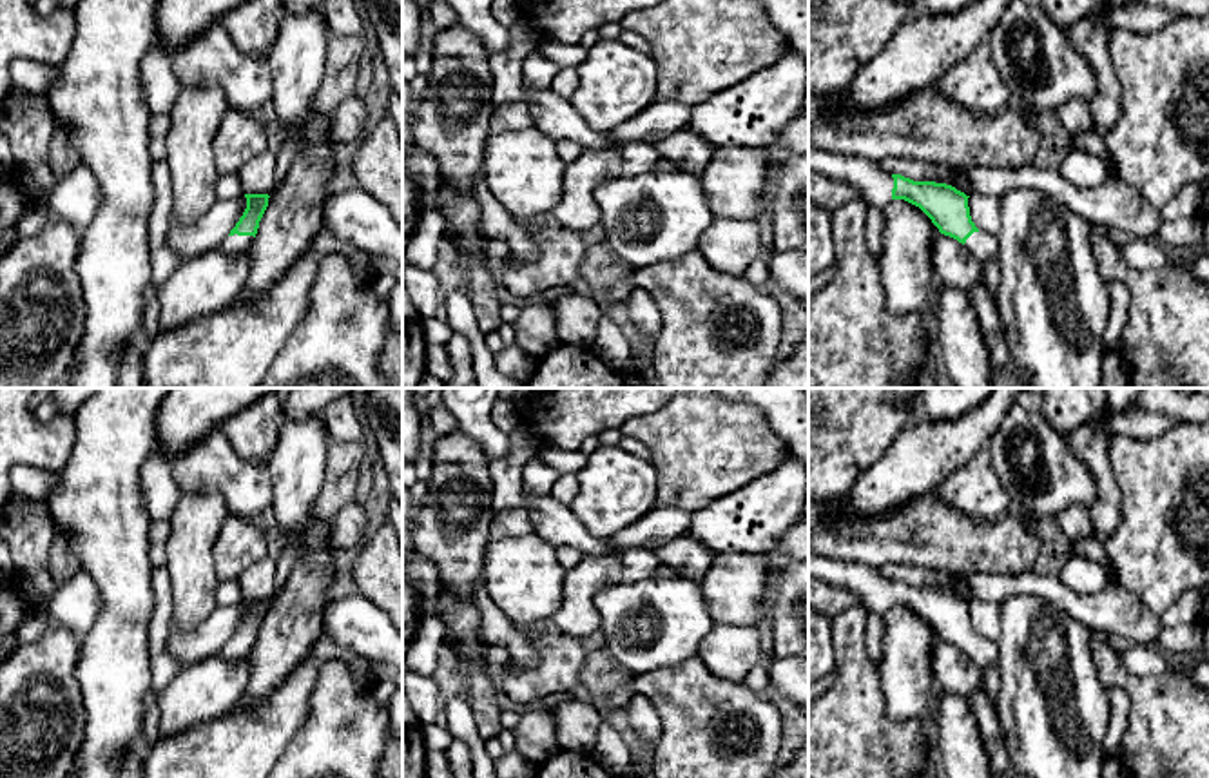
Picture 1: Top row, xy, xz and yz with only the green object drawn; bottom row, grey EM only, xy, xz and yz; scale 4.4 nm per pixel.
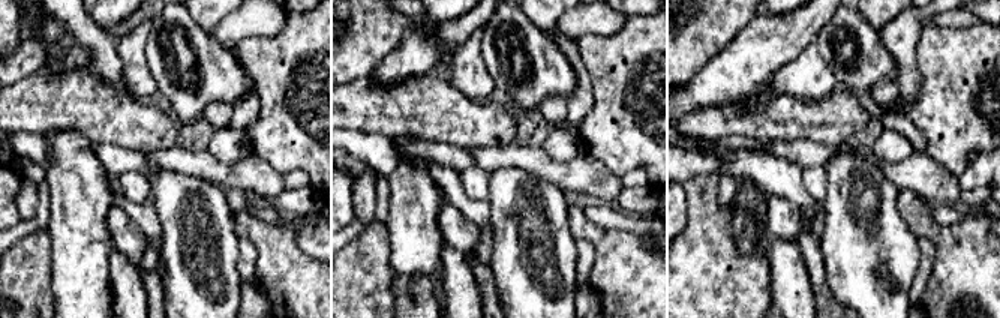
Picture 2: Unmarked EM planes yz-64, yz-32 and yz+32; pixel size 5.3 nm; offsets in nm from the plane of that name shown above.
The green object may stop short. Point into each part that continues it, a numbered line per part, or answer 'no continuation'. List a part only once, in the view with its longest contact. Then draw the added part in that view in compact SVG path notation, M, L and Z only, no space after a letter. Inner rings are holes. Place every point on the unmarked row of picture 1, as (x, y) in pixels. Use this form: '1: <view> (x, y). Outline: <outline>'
1: xy (234, 650). Outline: M227 642L218 653L225 660L245 660L254 649L254 642Z
2: yz (867, 583). Outline: M808 549L808 577L846 588L870 613L881 615L892 608L894 584L879 573L879 568L819 557Z

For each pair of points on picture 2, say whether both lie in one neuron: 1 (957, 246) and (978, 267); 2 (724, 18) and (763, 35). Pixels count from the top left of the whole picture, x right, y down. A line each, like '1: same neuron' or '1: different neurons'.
1: same neuron
2: different neurons

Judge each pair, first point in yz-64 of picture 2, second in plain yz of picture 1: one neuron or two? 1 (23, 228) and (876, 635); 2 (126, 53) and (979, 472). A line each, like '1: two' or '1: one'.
1: one
2: one

